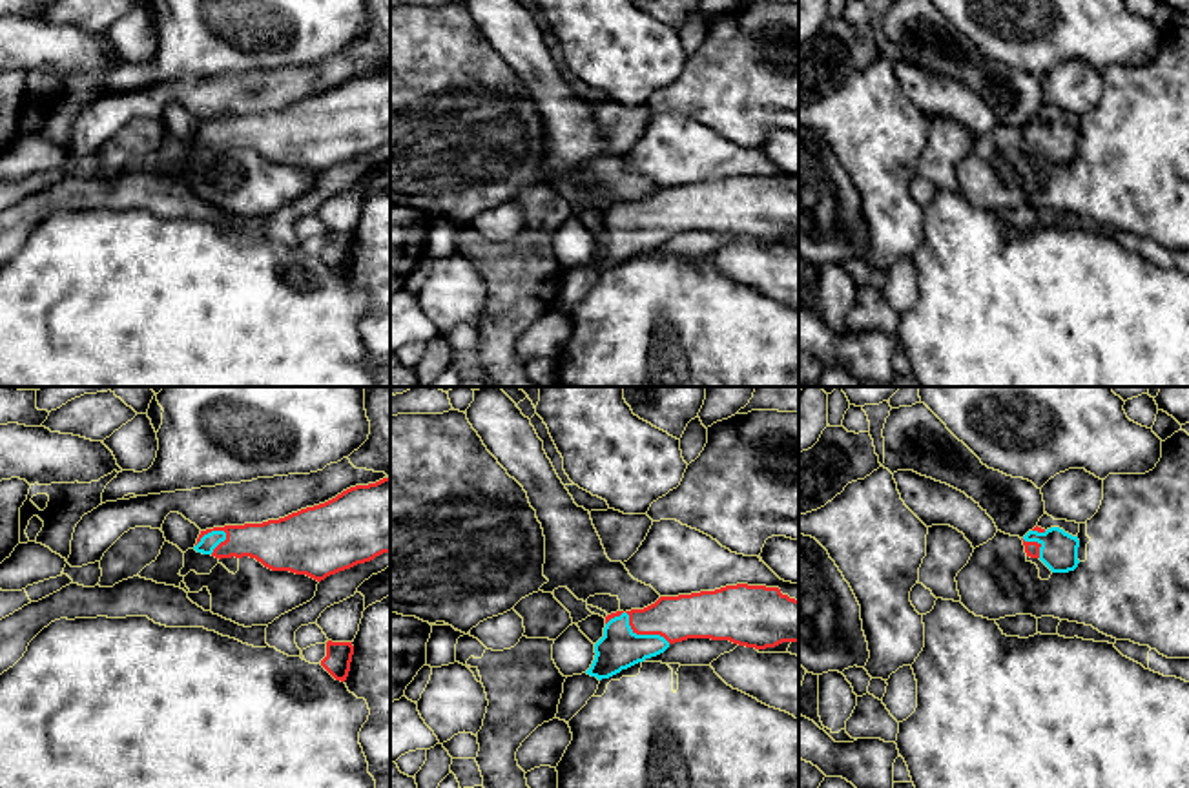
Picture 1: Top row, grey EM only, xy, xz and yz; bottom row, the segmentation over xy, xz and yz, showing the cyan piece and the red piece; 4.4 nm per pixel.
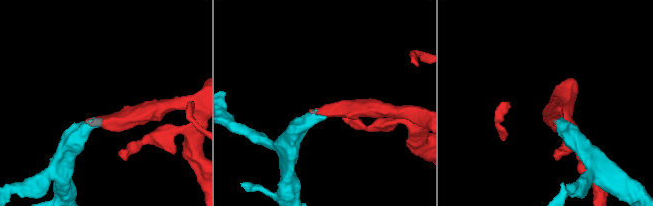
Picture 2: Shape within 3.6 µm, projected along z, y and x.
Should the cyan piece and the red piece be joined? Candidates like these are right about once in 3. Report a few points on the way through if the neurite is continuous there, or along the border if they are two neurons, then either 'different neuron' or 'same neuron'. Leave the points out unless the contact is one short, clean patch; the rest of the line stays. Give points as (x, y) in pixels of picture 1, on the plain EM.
way xz (619, 239), (630, 228), (642, 227), (670, 210), (695, 207); same neuron

